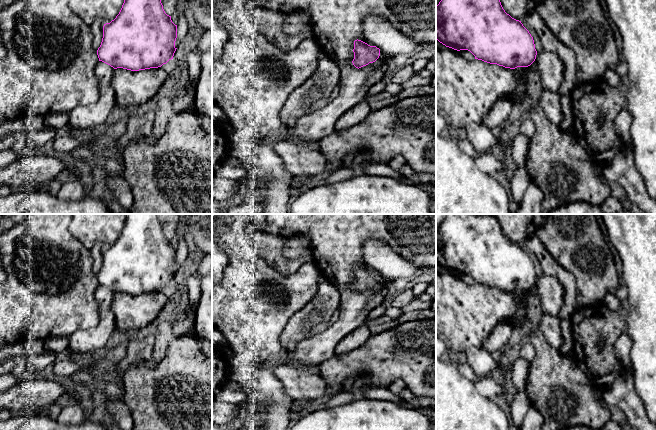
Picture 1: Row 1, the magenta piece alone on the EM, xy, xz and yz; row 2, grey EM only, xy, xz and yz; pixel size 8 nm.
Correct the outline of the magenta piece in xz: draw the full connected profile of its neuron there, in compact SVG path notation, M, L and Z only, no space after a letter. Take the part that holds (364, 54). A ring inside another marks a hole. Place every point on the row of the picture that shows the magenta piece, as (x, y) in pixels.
M361 40L354 41L354 59L352 61L356 68L361 68L369 63L375 62L380 56L380 49L370 46Z

